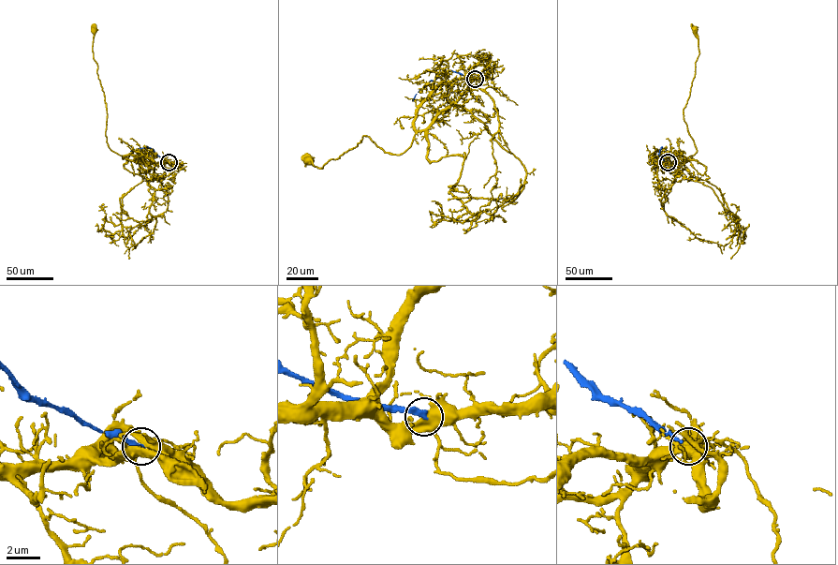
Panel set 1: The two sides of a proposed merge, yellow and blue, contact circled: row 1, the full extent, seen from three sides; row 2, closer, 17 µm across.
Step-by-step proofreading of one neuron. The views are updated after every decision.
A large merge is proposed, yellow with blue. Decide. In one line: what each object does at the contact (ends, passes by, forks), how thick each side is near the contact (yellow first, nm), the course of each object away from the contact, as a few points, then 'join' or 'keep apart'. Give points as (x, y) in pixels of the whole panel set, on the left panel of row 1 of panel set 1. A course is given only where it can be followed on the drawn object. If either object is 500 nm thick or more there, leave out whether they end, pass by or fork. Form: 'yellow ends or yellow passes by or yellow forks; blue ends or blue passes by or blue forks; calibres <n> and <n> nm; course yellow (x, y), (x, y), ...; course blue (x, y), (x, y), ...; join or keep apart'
yellow forks; blue ends; calibres 460 and 280 nm; course yellow (169, 162), (153, 164), (131, 155), (123, 157), (110, 148), (105, 134), (105, 95), (92, 50), (94, 29); course blue (169, 162), (147, 147), (130, 151); keep apart

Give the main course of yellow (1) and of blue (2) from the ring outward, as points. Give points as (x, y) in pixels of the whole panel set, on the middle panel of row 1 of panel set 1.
1: (475, 79), (435, 89), (418, 108), (411, 145), (403, 153), (387, 153), (364, 136), (322, 168), (308, 159)
2: (475, 79), (448, 71), (426, 83), (413, 100)

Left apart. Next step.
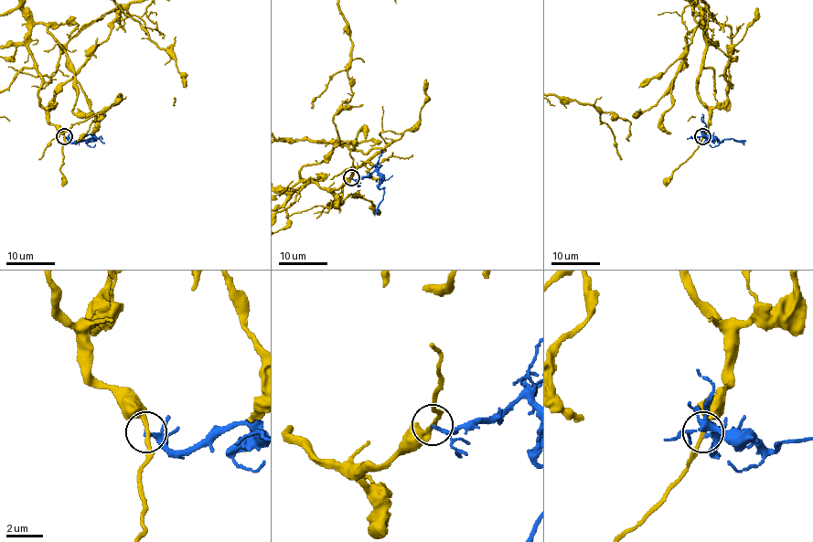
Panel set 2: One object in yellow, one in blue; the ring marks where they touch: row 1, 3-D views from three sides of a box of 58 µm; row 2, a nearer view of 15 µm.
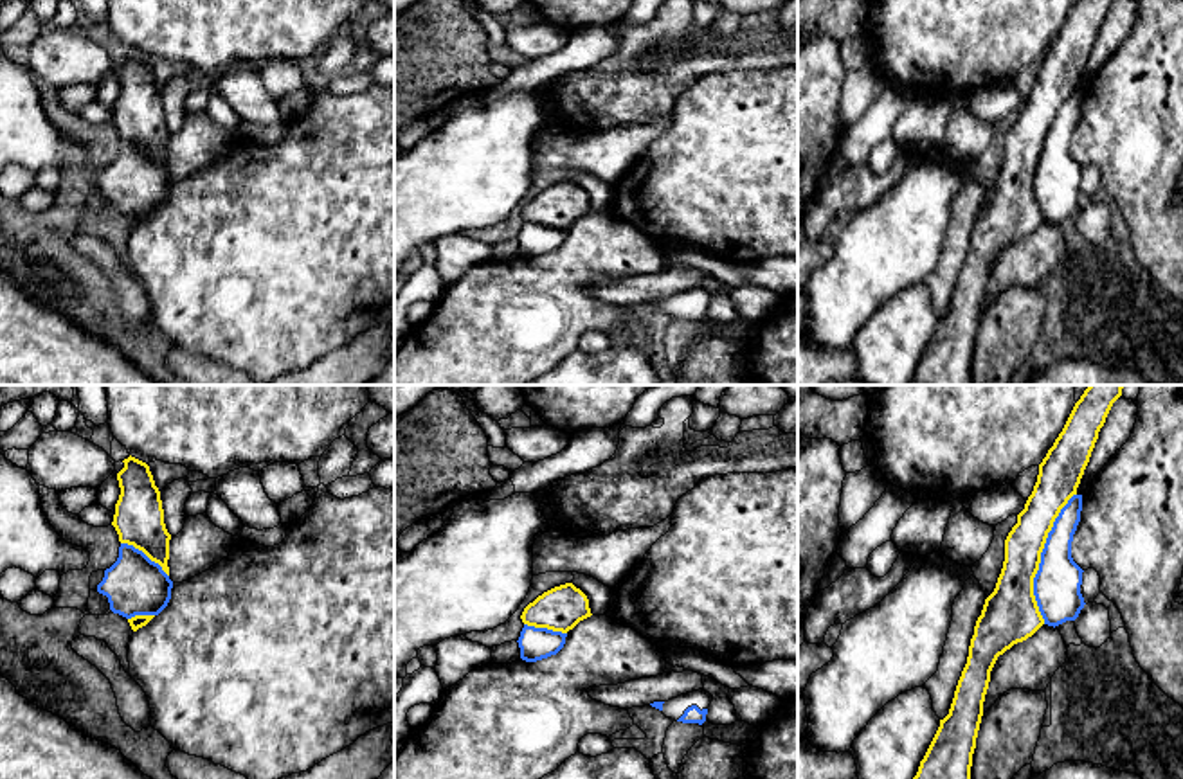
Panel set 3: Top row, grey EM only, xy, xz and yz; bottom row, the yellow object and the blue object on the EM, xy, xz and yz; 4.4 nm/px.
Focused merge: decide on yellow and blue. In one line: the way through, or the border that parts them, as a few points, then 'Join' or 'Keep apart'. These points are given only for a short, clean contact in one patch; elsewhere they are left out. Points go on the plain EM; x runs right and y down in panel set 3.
Keep apart

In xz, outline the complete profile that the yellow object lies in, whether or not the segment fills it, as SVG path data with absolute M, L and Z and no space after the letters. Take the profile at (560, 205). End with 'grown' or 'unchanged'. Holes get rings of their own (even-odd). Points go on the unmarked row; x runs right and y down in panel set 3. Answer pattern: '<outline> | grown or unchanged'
M565 180L529 200L520 216L528 223L567 230L591 212L587 193L573 180Z | unchanged

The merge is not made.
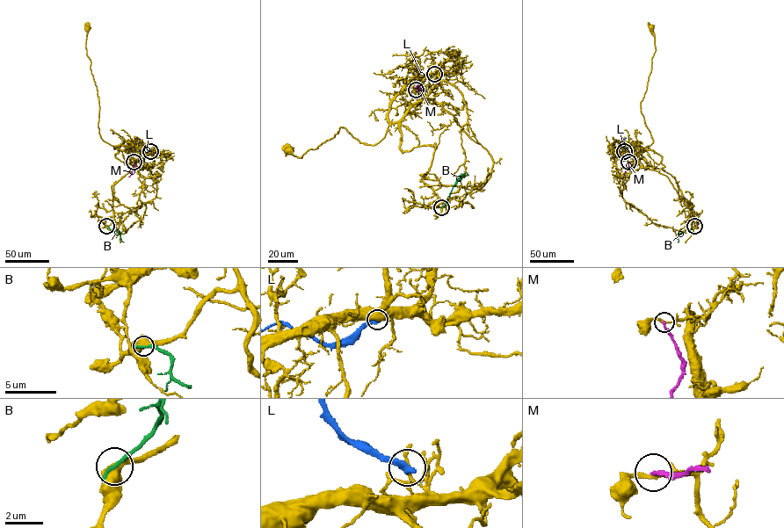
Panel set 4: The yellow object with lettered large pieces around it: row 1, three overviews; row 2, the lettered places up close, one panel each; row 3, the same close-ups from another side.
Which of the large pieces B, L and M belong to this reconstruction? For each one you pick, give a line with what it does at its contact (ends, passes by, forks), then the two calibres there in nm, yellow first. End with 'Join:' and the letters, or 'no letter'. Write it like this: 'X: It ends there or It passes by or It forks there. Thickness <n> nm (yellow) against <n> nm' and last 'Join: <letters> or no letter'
Join: no letter

